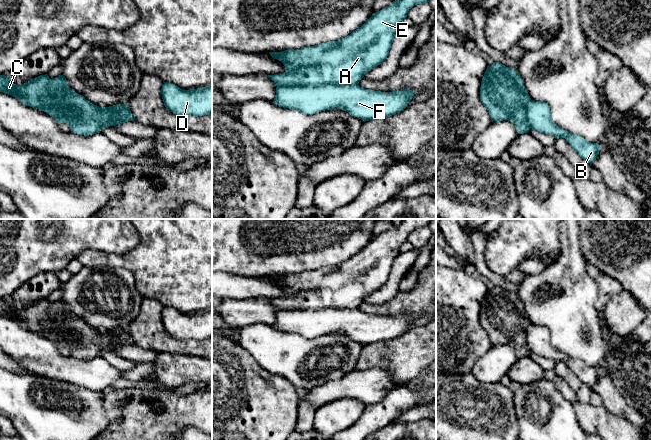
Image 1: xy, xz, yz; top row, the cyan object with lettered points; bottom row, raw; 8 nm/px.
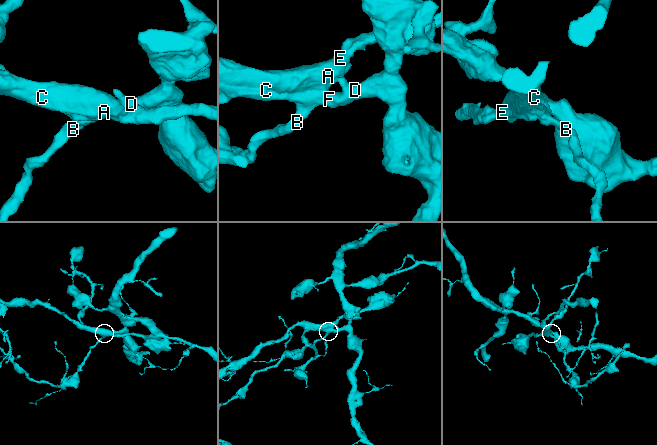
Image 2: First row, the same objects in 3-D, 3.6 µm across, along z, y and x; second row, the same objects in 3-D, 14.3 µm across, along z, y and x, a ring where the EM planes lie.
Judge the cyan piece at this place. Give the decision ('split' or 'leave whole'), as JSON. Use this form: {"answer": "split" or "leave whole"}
{"answer": "split"}

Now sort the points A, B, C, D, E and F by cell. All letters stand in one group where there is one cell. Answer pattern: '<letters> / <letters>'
A E / B C D F

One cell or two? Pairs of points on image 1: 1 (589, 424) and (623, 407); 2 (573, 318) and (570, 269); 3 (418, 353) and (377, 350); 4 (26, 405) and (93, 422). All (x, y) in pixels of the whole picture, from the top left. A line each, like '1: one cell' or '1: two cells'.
1: two cells
2: one cell
3: one cell
4: one cell

